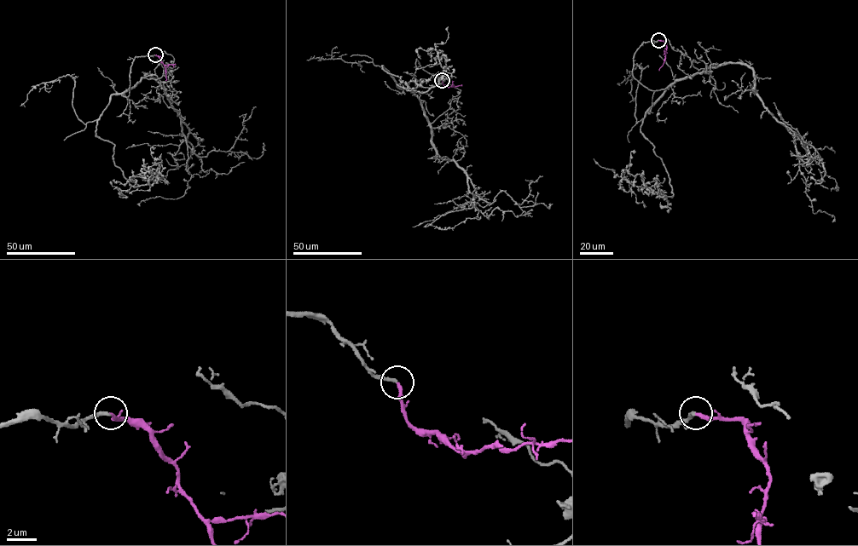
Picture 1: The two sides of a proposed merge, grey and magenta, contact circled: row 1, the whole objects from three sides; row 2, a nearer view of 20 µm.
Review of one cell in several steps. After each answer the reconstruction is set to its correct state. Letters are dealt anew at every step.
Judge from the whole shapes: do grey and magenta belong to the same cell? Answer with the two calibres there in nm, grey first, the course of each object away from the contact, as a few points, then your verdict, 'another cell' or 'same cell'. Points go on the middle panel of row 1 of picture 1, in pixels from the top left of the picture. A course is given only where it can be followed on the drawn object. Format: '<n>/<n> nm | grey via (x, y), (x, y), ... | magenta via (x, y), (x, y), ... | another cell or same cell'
220/220 nm | grey via (442, 80), (416, 59), (408, 87), (472, 192), (519, 204), (542, 176) | magenta via (442, 80), (448, 87), (452, 85), (452, 81) | same cell

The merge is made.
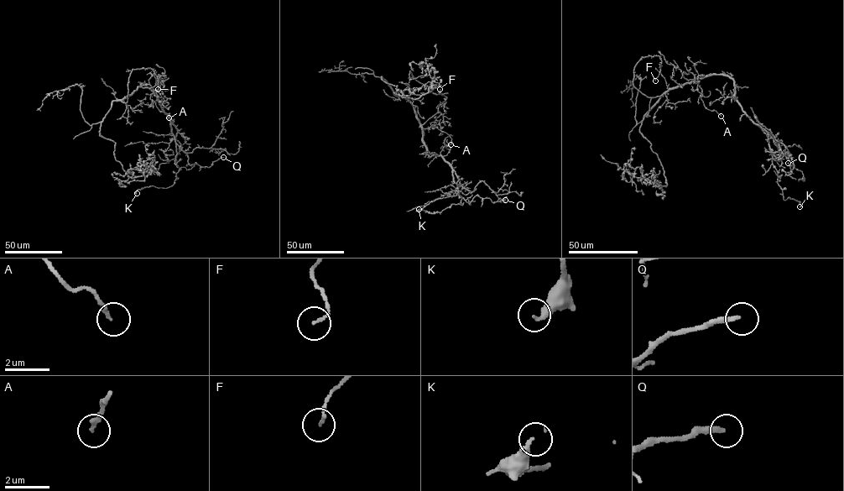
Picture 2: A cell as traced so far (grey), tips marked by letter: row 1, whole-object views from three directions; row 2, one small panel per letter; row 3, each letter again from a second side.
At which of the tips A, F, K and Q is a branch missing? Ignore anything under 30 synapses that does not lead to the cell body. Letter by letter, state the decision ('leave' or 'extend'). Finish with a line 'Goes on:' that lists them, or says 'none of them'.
A: leave
F: leave
K: leave
Q: extend
Goes on: Q

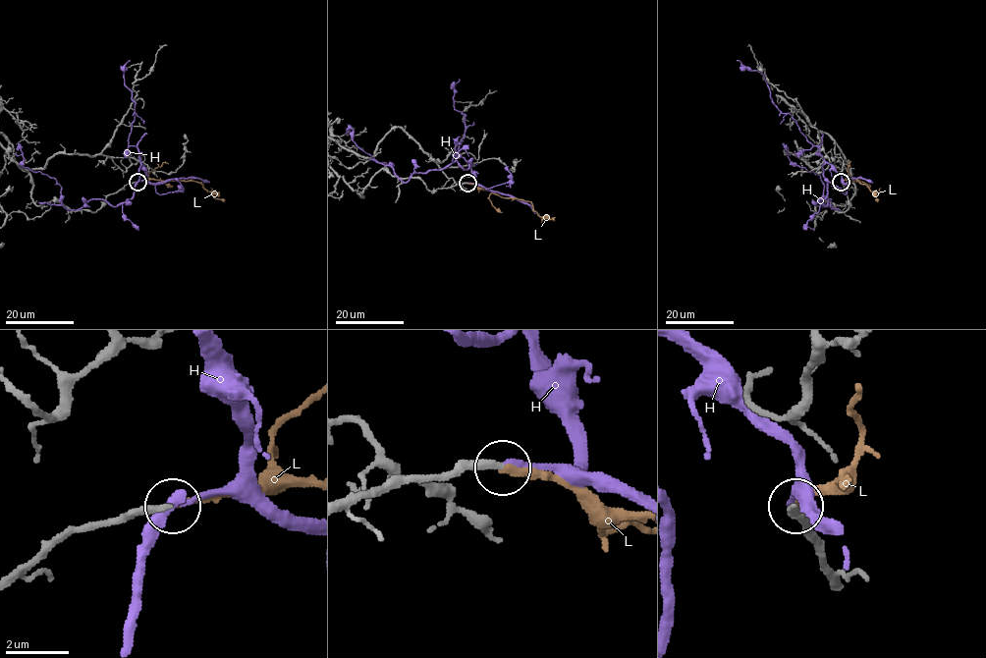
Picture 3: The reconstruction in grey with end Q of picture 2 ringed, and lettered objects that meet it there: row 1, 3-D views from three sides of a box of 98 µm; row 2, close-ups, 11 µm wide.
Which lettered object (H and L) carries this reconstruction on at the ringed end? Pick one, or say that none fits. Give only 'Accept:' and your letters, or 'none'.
Accept: L

